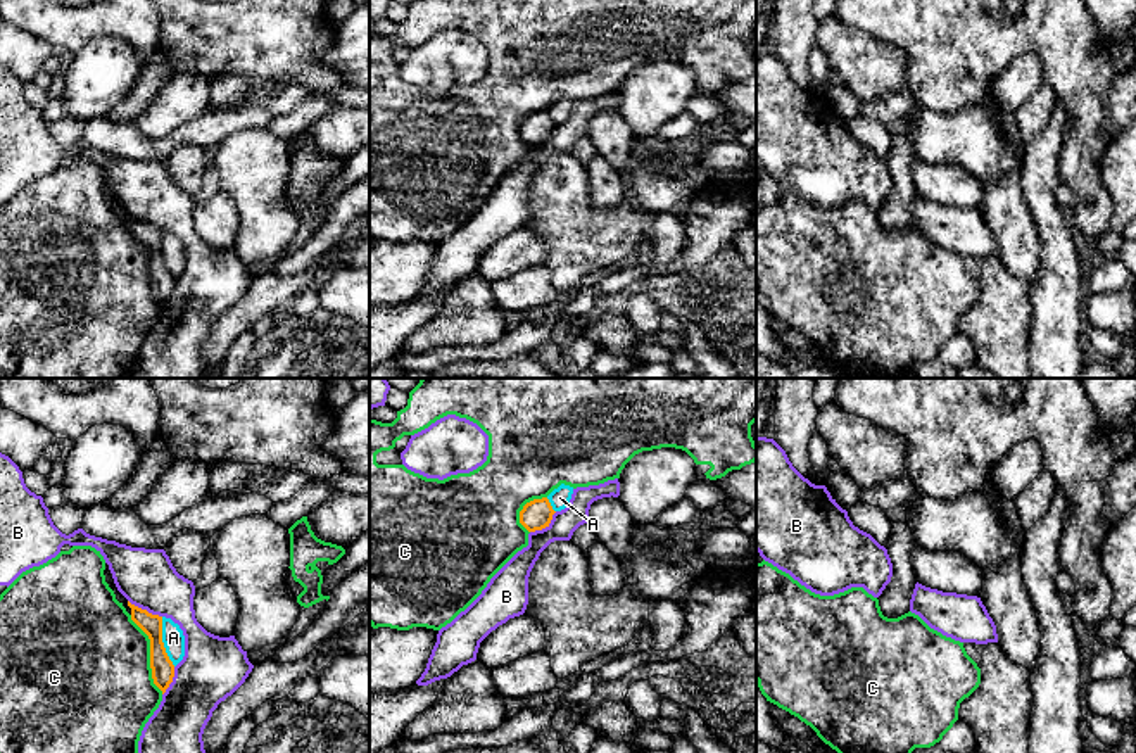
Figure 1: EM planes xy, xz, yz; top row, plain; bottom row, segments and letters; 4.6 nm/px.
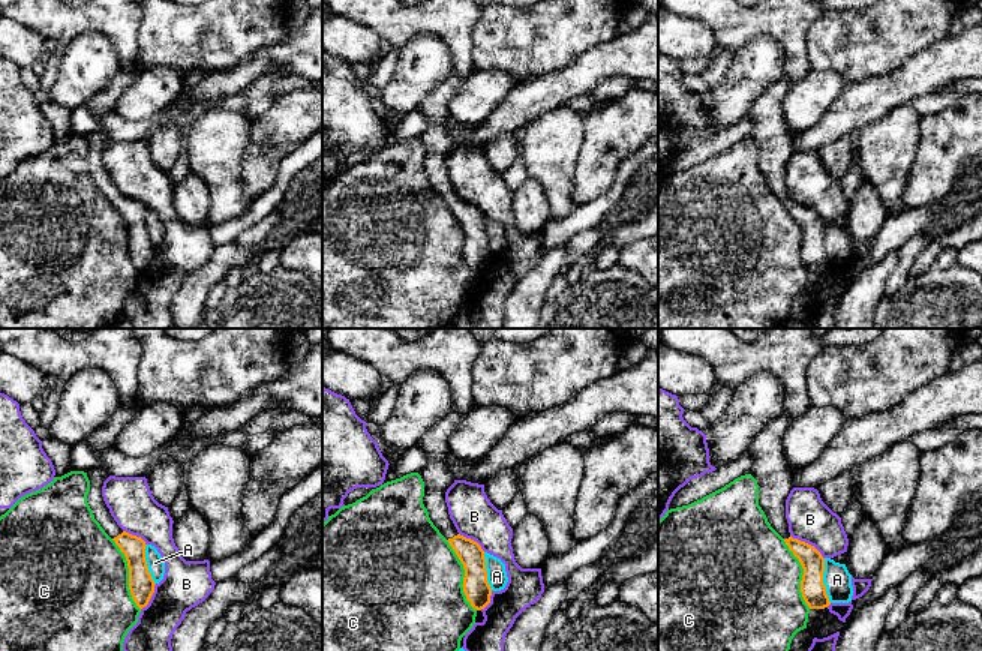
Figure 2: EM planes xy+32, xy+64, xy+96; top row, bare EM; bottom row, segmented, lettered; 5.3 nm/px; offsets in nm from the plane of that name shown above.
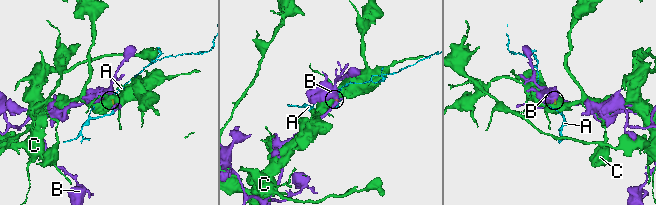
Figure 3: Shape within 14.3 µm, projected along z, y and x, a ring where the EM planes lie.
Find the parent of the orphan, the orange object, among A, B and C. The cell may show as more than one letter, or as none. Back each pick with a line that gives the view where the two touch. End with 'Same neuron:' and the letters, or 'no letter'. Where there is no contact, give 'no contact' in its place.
Same neuron: no letter

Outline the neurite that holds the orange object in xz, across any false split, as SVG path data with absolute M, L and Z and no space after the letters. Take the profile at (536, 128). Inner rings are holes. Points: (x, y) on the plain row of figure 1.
M547 111L533 112L523 119L520 124L520 136L528 143L542 143L549 140L552 128L556 124L552 123Z

